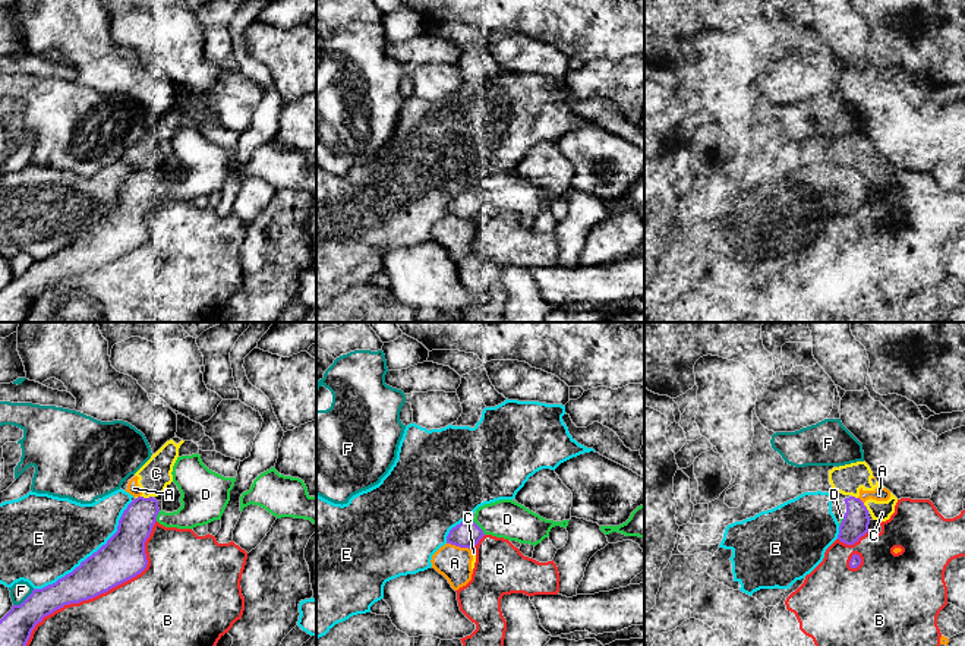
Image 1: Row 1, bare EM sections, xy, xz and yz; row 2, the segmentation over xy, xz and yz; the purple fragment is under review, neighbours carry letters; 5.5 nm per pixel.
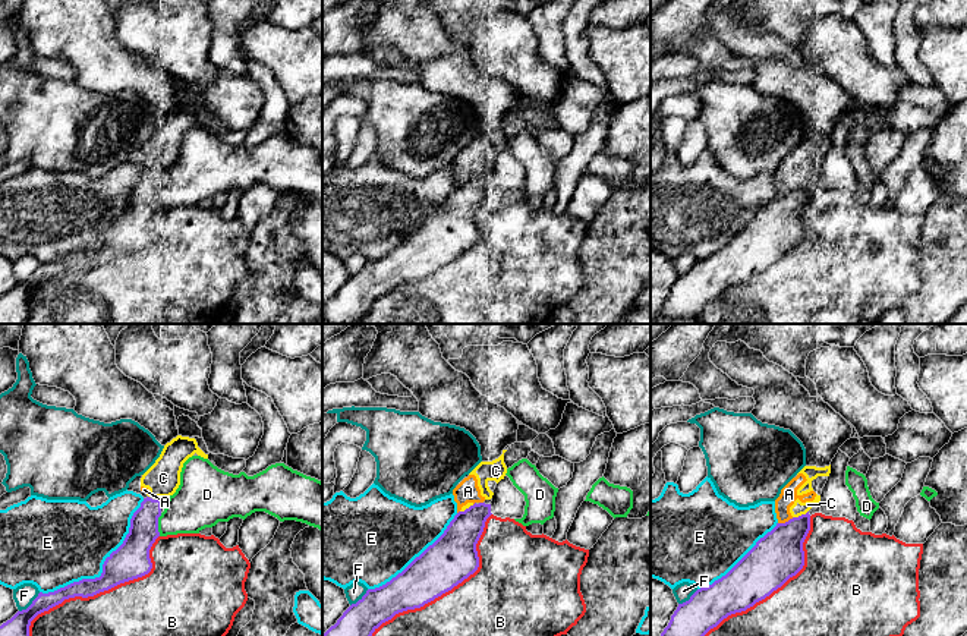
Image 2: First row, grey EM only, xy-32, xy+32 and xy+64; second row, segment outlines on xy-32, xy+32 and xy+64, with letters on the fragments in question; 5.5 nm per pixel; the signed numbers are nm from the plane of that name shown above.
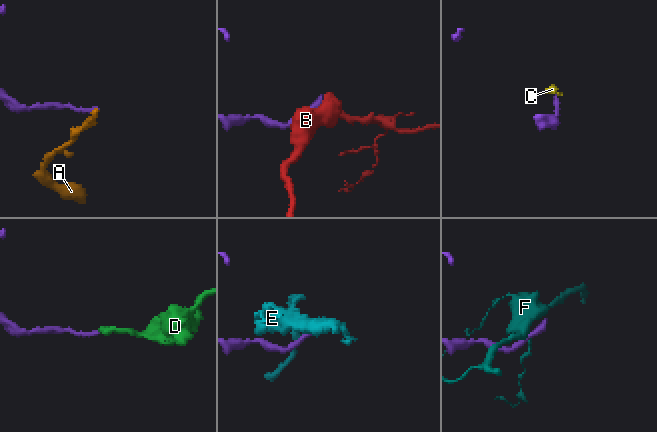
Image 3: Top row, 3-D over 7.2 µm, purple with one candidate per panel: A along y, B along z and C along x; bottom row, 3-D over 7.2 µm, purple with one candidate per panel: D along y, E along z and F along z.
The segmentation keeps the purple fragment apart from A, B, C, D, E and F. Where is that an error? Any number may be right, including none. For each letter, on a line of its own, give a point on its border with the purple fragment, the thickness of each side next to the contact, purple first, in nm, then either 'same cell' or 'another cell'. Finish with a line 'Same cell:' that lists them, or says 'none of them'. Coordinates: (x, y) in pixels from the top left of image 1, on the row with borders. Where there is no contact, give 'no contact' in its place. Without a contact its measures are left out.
A: xz (459, 545) | 150/190 nm | another cell
B: xy (104, 592) | 240/380 nm | another cell
C: xy (147, 498) | 190/170 nm | another cell
D: xz (479, 528) | 150/220 nm | same cell
E: xy (91, 555) | 240/440 nm | another cell
F: xy (25, 599) | 180/100 nm | another cell
Same cell: D

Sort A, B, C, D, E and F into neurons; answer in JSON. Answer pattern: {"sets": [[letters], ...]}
{"sets": [["A", "C"], ["B"], ["D"], ["E"], ["F"]]}

